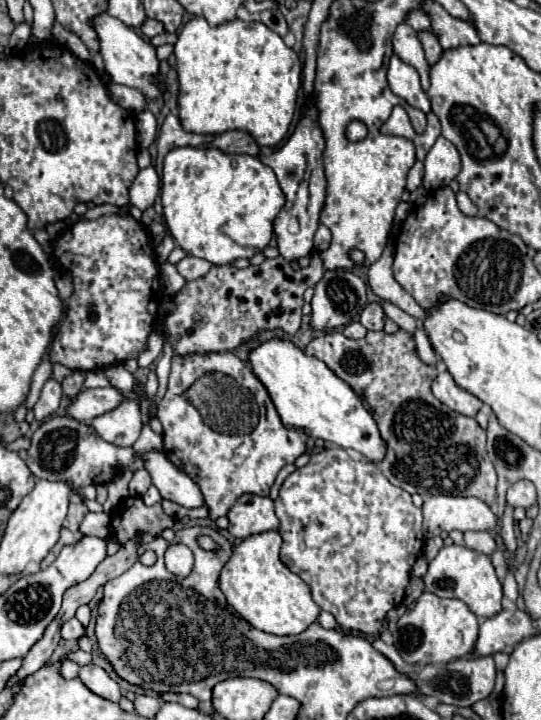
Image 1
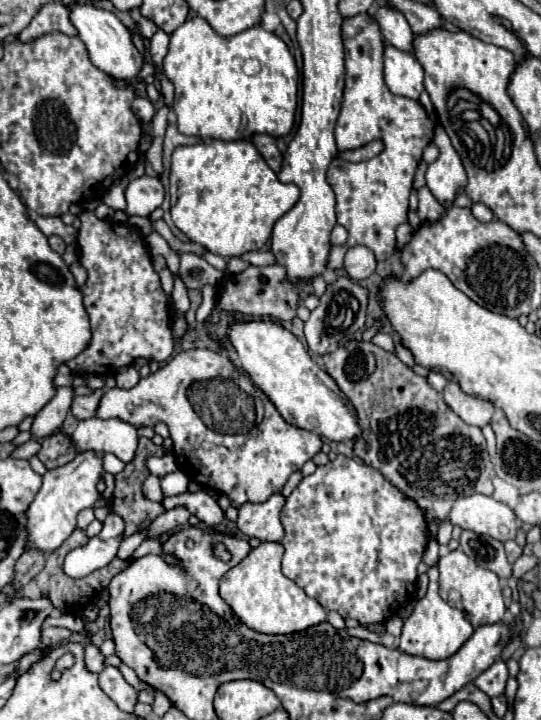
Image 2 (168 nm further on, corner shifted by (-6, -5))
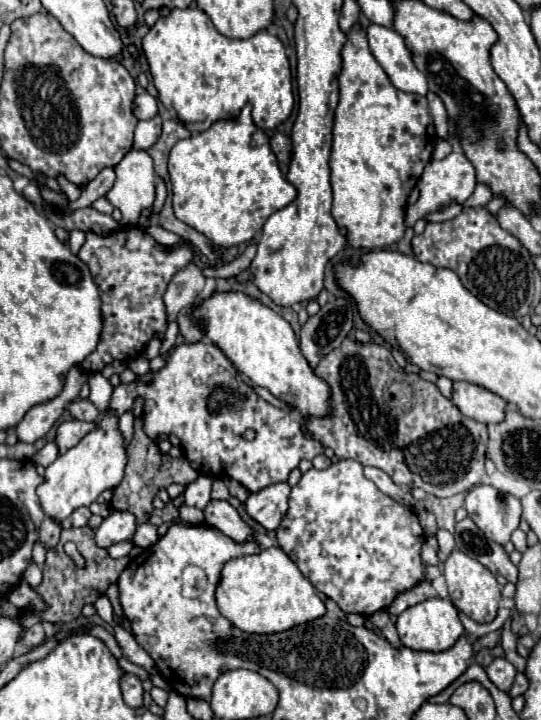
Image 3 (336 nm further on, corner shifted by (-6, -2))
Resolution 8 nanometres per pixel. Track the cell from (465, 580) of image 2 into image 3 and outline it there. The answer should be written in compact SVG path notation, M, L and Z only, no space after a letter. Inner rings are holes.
M454 550L448 560L444 562L444 578L448 584L448 594L454 606L462 610L468 618L474 622L492 622L496 618L498 602L500 602L500 584L496 582L496 576L484 568L480 562L474 558L466 556L460 550Z

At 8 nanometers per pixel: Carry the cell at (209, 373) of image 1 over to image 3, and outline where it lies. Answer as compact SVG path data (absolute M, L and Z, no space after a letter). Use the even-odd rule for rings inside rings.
M208 342L176 346L160 372L148 372L128 386L116 386L110 406L124 414L136 396L144 398L144 430L152 440L158 440L160 434L176 434L198 474L234 478L250 492L286 482L300 460L312 460L324 452L324 446L302 430L300 420L290 410L262 400L240 378L224 352ZM246 430L256 432L252 442L242 438Z

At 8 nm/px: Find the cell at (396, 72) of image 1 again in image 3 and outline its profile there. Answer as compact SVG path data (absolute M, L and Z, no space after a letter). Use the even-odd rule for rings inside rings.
M370 24L366 28L366 38L374 58L382 64L382 68L386 70L386 74L390 76L392 84L398 90L414 92L414 94L428 92L424 74L416 70L412 56L408 54L408 48L404 46L404 38L400 38L396 30L380 26L380 24Z

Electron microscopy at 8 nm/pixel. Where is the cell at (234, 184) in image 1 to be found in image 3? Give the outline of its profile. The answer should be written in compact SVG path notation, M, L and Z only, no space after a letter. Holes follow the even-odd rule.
M248 104L238 116L218 120L206 132L198 132L176 142L168 160L168 174L172 182L176 218L194 230L200 230L200 234L204 234L216 246L248 244L262 230L270 214L288 206L296 198L296 188L282 176L278 168L278 160L270 148L270 138L252 122Z

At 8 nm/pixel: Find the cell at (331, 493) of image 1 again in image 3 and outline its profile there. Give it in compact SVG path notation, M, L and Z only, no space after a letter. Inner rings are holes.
M340 460L324 470L310 468L304 472L300 482L292 488L290 508L276 530L280 548L296 562L314 588L334 600L342 612L356 612L362 616L386 610L400 592L406 592L424 580L426 564L420 558L424 542L422 534L424 530L418 516L404 504L380 492L374 482L366 480L362 466L356 460Z

